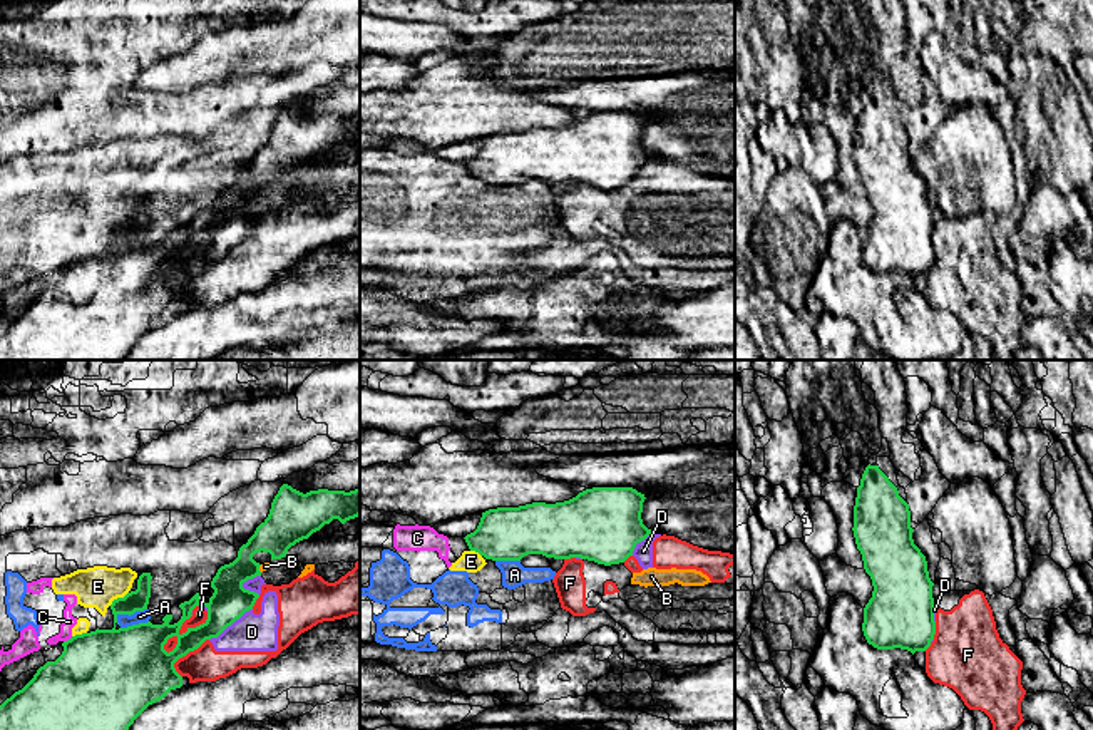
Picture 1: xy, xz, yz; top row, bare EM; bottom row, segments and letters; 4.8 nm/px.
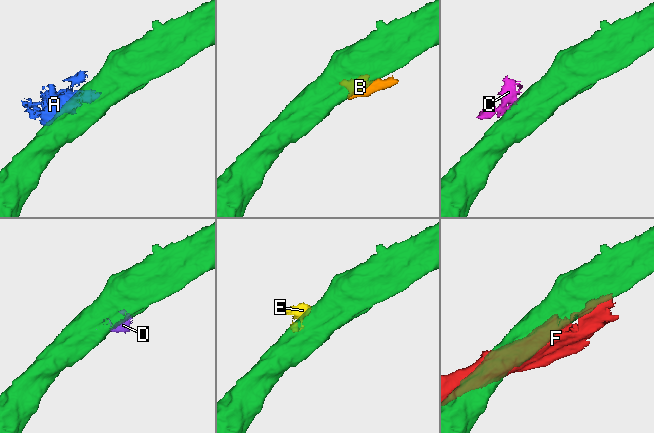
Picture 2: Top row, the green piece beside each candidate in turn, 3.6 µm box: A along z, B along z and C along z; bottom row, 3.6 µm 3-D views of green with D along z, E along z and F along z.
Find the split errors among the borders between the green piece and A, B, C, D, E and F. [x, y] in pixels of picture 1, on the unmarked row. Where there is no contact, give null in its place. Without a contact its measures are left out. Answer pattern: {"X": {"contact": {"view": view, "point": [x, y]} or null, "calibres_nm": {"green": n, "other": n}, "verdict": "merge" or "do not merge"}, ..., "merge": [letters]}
{"A": {"contact": {"view": "xy", "point": [129, 240]}, "calibres_nm": {"green": 380, "other": 60}, "verdict": "do not merge"}, "B": {"contact": {"view": "xy", "point": [258, 193]}, "calibres_nm": {"green": 200, "other": 40}, "verdict": "do not merge"}, "C": {"contact": {"view": "xy", "point": [67, 265]}, "calibres_nm": {"green": 460, "other": 70}, "verdict": "do not merge"}, "D": {"contact": {"view": "xy", "point": [230, 250]}, "calibres_nm": {"green": 180, "other": 180}, "verdict": "do not merge"}, "E": {"contact": {"view": "xy", "point": [118, 223]}, "calibres_nm": {"green": 220, "other": 200}, "verdict": "do not merge"}, "F": {"contact": {"view": "xy", "point": [188, 255]}, "calibres_nm": {"green": 240, "other": 70}, "verdict": "do not merge"}, "merge": []}

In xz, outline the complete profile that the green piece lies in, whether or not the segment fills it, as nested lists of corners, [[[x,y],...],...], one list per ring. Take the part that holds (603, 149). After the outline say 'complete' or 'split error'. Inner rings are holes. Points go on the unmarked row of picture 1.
[[[593,112],[564,127],[489,134],[482,137],[477,154],[464,164],[470,176],[492,186],[521,186],[527,179],[542,179],[554,184],[581,182],[604,191],[619,189],[651,159],[641,144],[644,124],[633,112]]] | complete

